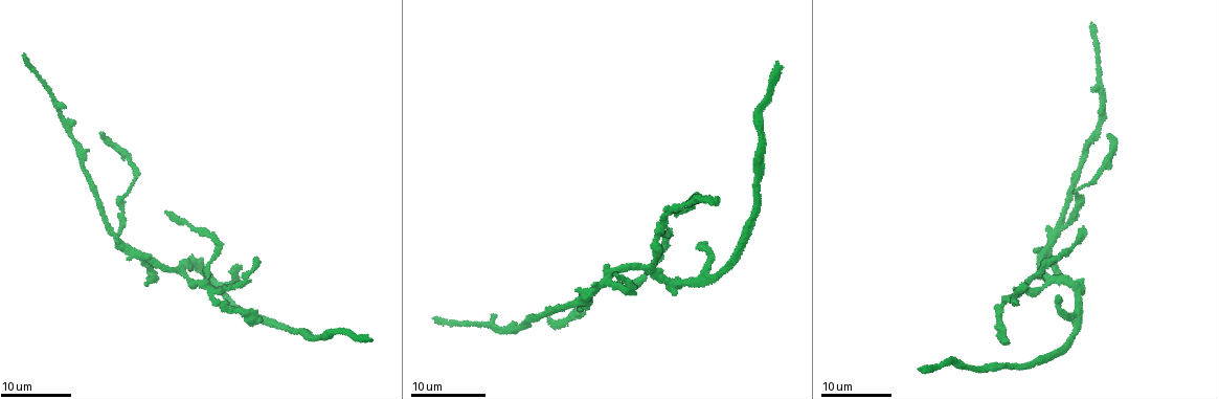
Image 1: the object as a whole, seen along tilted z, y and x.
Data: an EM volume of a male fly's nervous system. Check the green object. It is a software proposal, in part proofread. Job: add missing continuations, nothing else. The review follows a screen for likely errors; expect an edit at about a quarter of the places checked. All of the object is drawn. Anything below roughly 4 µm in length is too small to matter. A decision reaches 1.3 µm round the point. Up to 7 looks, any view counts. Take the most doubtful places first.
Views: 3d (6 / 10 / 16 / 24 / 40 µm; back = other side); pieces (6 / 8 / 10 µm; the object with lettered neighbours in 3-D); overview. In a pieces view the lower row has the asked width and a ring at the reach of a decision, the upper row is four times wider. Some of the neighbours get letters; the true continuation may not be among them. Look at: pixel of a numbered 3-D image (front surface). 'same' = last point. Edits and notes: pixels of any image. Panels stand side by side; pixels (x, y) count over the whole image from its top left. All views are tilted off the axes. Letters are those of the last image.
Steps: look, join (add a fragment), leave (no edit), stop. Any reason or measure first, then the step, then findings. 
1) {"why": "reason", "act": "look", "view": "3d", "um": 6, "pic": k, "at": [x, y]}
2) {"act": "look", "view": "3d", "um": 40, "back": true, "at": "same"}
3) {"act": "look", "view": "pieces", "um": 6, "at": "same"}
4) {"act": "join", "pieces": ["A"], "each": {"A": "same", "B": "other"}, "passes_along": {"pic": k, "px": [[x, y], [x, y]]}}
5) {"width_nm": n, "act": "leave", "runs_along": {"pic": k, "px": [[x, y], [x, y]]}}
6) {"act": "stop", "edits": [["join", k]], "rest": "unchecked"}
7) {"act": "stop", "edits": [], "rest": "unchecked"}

{"why": "end of a long branch", "act": "look", "view": "3d", "um": 24, "pic": 1, "at": [433, 320]}

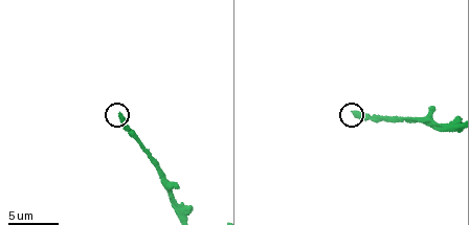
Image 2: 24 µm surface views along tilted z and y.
{"act": "look", "view": "pieces", "um": 6, "pic": 2, "at": [118, 114]}

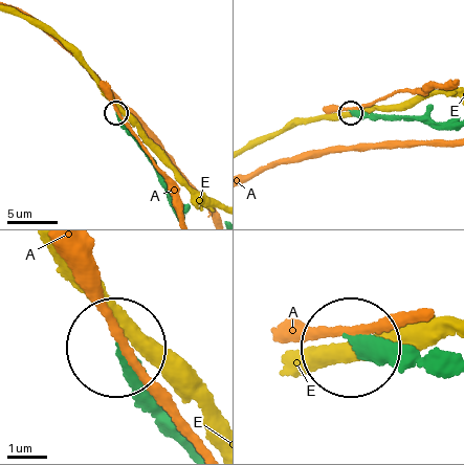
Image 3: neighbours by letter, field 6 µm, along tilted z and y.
{"act": "leave", "each": {"A": "other", "E": "other"}, "runs_along": {"pic": 3, "px": [[442, 351], [358, 348]]}, "found": "no lettered fragment goes on from it"}

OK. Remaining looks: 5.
{"why": "branch stops here", "act": "look", "view": "3d", "um": 16, "pic": 1, "at": [774, 65]}

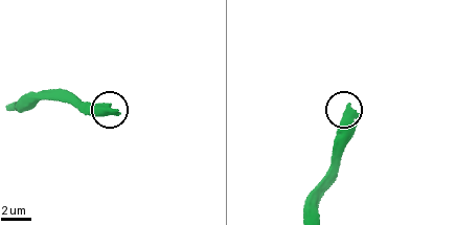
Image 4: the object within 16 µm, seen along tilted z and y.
{"why": "see the neighbours", "act": "look", "view": "pieces", "um": 6, "pic": 4, "at": [116, 112]}

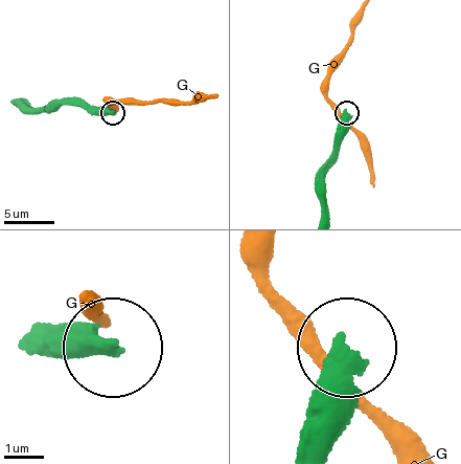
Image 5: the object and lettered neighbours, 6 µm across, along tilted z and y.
{"width_nm": 300, "act": "leave", "each": {"G": "other"}, "runs_along": {"pic": 5, "px": [[299, 440], [346, 347]]}, "found": "none of them fits"}

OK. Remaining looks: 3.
{"why": "an open end", "act": "look", "view": "3d", "um": 16, "pic": 1, "at": [257, 260]}

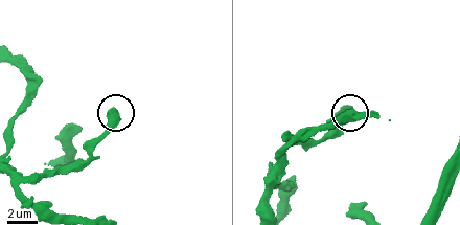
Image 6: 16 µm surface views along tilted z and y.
{"why": "what lies round it", "act": "look", "view": "pieces", "um": 8, "pic": 6, "at": [111, 111]}

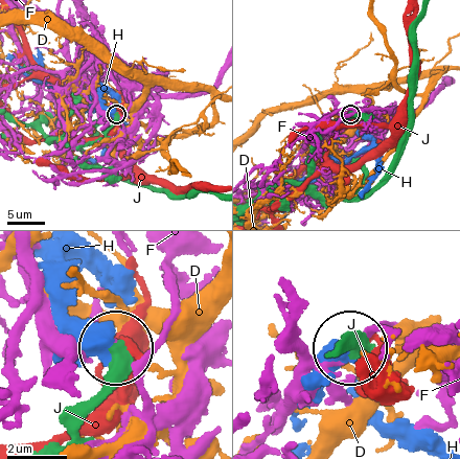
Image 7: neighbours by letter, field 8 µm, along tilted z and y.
{"width_nm": 590, "act": "leave", "each": {"D": "other", "F": "other", "H": "other", "J": "other"}, "found": "no lettered fragment goes on from it"}

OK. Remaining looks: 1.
{"act": "stop", "edits": [], "rest": "unchecked"}

